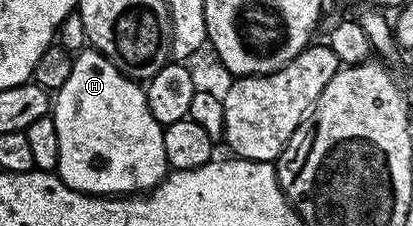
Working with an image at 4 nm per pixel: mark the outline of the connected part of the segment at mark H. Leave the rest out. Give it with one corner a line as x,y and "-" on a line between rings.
84,48
74,55
74,59
73,72
69,72
69,80
65,80
65,84
61,84
61,88
53,98
53,117
57,124
57,144
61,144
59,169
57,171
59,178
69,188
92,196
138,196
144,192
149,192
167,177
169,167
165,160
163,127
159,125
158,120
149,112
146,89
138,81
126,78
101,52

